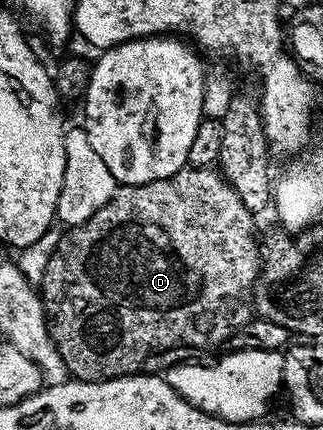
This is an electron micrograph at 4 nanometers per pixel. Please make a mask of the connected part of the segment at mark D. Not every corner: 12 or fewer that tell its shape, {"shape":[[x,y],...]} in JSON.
{"shape":[[214,167],[119,186],[40,284],[67,372],[218,347],[255,212]]}

